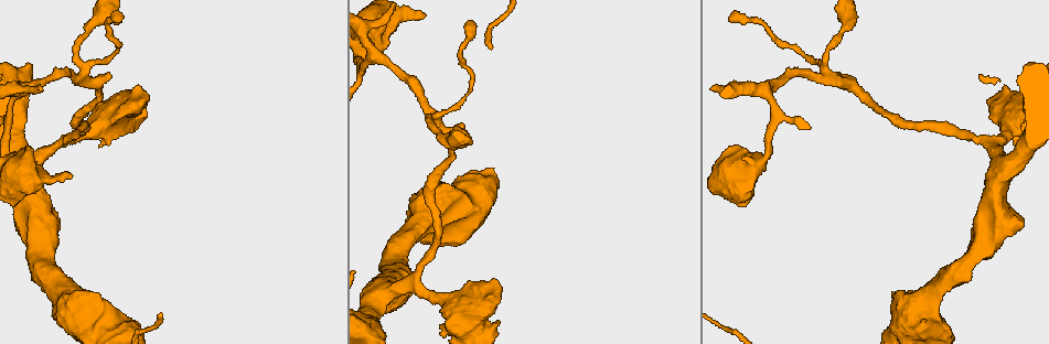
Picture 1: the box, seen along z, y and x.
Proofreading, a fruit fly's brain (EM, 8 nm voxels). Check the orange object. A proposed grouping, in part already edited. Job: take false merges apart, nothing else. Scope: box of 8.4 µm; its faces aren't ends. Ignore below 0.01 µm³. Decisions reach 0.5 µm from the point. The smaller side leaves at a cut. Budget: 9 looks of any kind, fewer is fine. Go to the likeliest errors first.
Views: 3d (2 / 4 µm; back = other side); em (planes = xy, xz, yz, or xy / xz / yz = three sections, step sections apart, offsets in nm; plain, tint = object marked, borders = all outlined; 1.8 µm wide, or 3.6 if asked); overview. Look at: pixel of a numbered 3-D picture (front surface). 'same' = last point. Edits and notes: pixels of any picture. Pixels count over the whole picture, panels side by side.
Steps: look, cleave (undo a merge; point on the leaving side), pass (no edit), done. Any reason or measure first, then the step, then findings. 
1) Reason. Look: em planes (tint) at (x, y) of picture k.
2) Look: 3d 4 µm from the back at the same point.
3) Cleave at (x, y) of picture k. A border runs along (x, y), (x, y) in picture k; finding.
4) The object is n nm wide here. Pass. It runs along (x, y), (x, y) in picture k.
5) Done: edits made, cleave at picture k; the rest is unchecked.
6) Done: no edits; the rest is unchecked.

Looks like a crossing. Look: em planes (tint) at (831, 79) of picture 1.

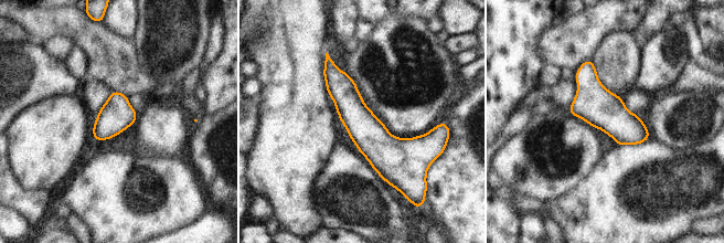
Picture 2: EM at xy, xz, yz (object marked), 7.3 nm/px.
The object is 240 nm wide here. Pass. It runs along (327, 66), (389, 146), (426, 138) in picture 2; one cell here.

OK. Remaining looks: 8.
Abrupt turn. Look: em 3.6 µm xy step 16 (plain) at (472, 322) of picture 1.

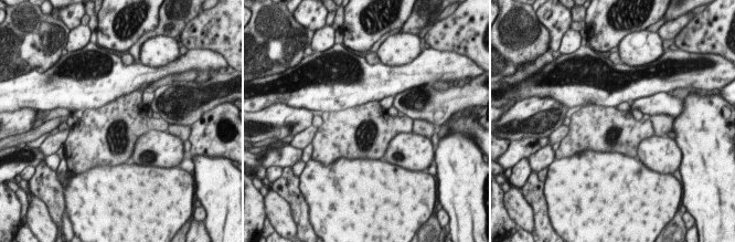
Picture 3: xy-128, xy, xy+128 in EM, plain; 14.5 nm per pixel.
See the neighbours. Look: em 3.6 µm xy step 16 (borders) at the same point.

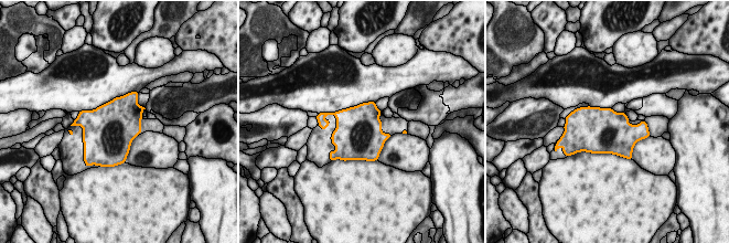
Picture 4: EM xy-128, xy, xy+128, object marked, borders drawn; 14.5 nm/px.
Pass. All the same cell.

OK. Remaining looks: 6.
Thick turns thin. Look: 3d 4 µm at (33, 178) of picture 1.

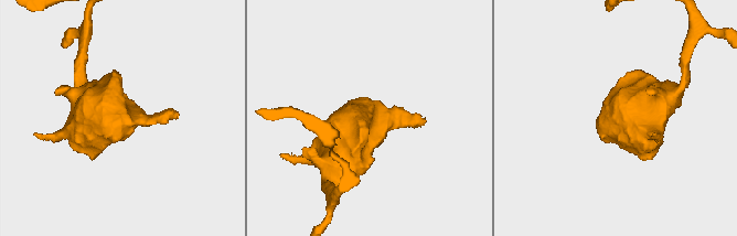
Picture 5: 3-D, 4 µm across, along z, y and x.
Now the EM. Look: em 3.6 µm planes (tint) at (373, 124) of picture 5.

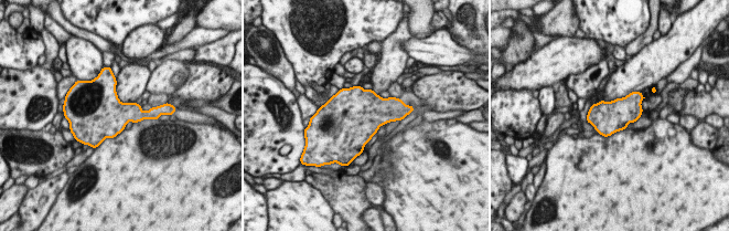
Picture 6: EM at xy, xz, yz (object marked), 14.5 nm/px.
Pass. All the same cell.

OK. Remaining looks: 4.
Three arms meet. Look: em yz step 8 (tint) at (376, 56) of picture 1.

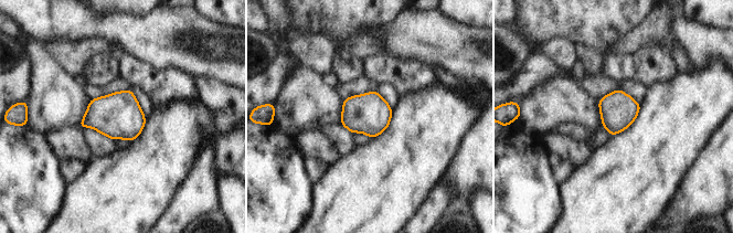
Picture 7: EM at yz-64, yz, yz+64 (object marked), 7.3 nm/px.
Look: em planes (tint) at the same point.

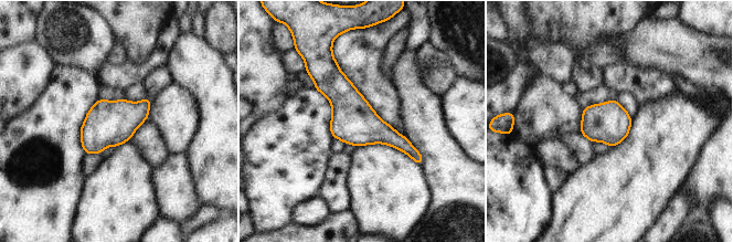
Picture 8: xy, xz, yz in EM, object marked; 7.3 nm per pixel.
Pass. Continuous, no second cell.

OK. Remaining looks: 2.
Done: no edits; the rest is unchecked.

